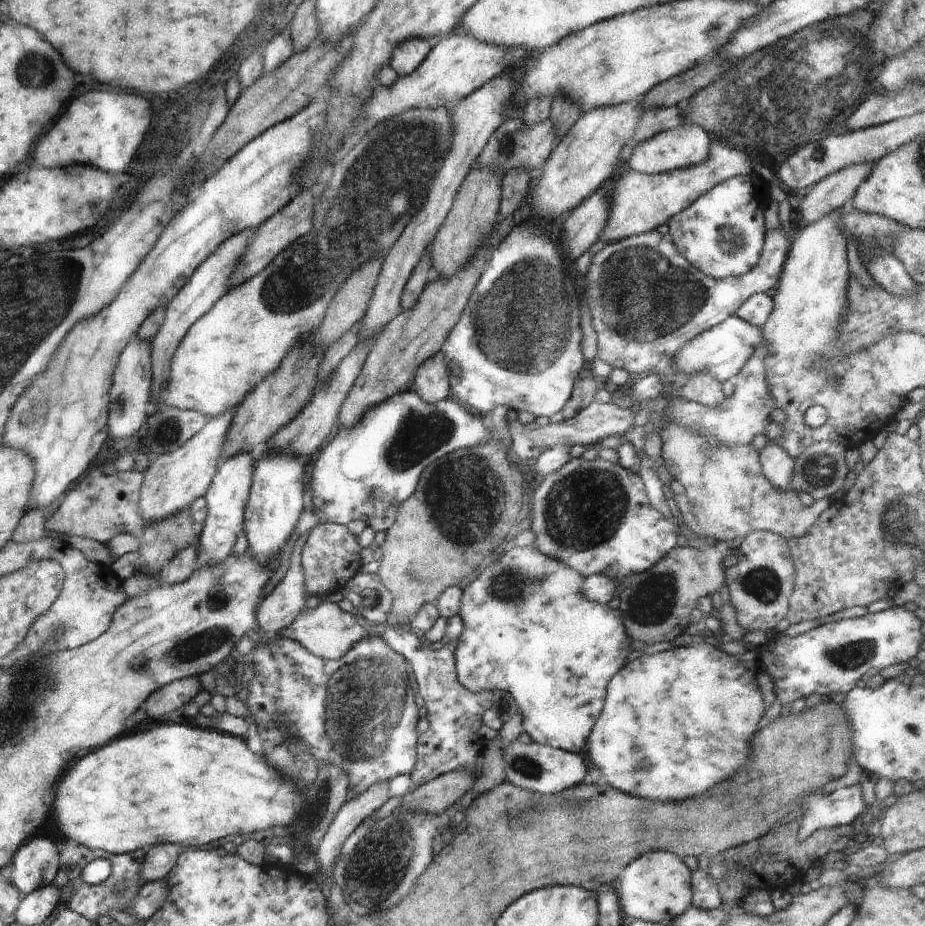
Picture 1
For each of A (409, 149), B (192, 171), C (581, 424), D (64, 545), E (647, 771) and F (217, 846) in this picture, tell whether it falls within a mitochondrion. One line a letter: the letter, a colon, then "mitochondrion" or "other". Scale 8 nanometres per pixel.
A: mitochondrion
B: other
C: other
D: other
E: mitochondrion
F: other

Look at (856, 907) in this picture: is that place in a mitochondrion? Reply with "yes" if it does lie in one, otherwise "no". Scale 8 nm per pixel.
no

